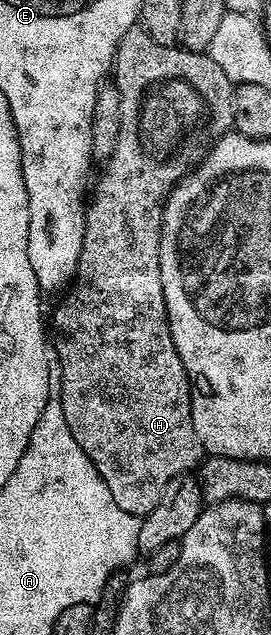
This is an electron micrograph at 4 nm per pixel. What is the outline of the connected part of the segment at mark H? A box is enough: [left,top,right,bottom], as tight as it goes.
[53,28,235,516]

